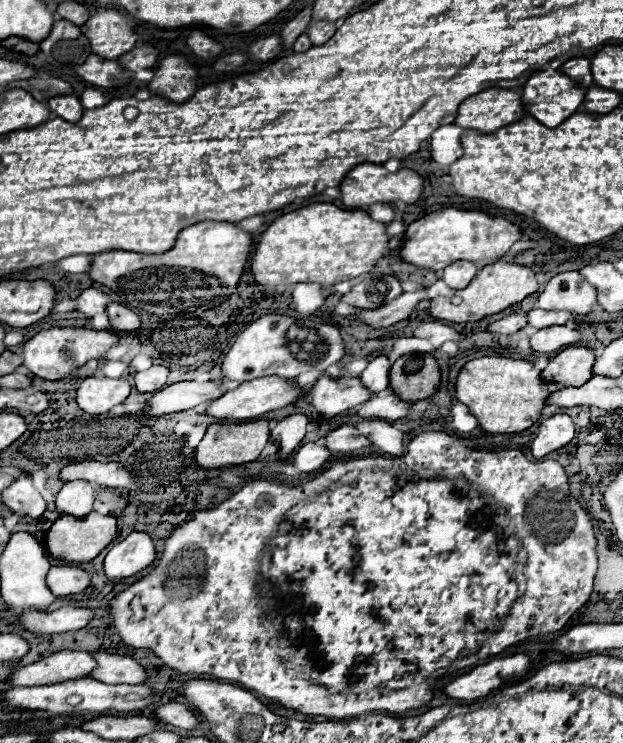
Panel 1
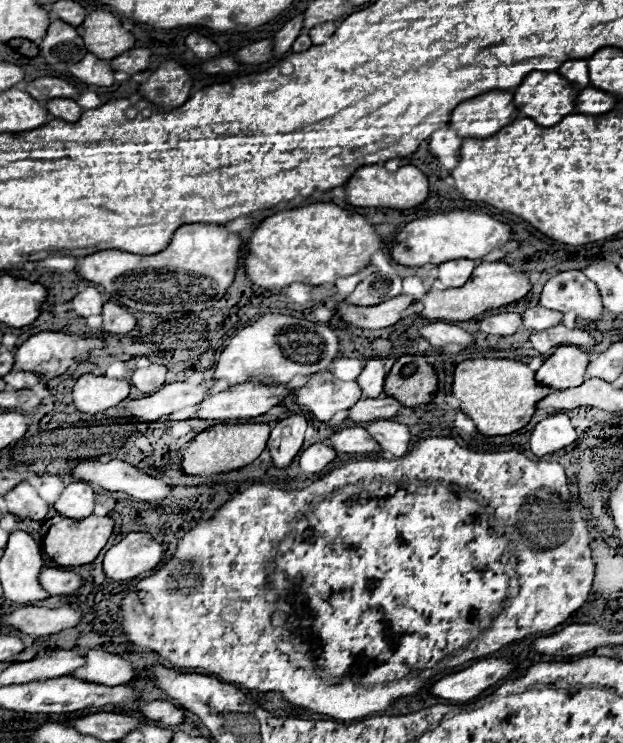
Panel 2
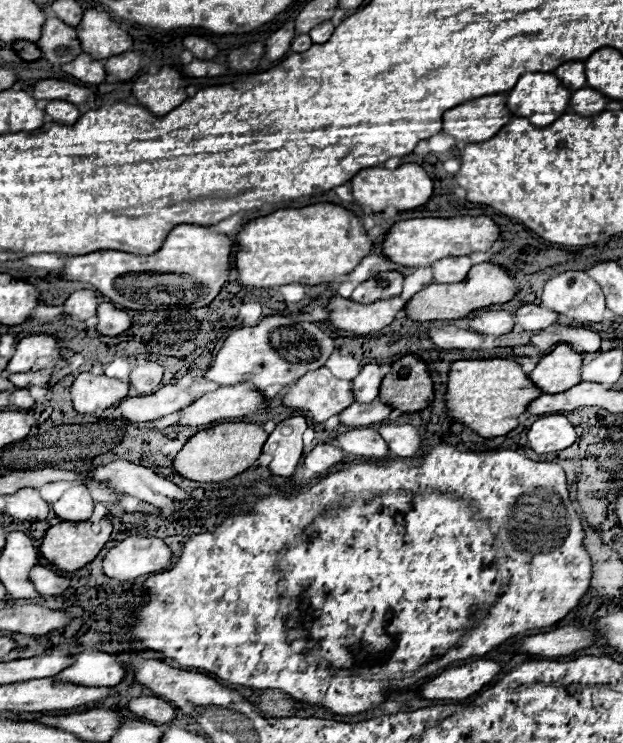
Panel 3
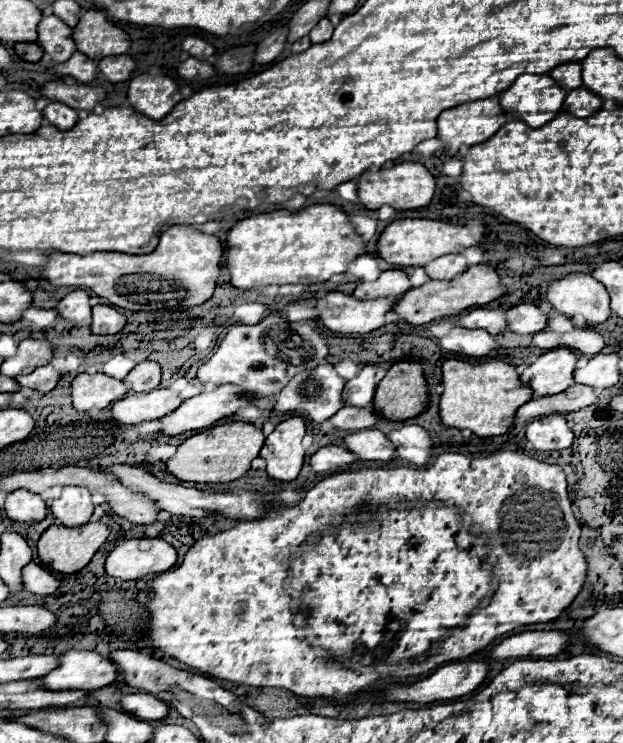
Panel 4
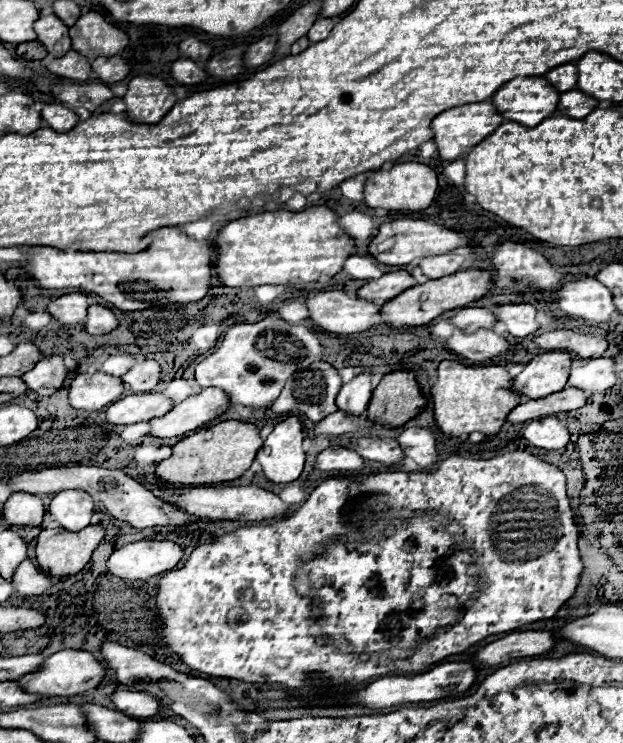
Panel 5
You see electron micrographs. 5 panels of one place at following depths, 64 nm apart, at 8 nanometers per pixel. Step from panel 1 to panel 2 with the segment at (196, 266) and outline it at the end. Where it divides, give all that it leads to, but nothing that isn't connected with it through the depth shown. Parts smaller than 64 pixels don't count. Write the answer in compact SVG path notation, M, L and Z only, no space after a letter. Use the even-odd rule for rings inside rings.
M184 224L158 254L140 256L122 250L102 250L80 258L74 272L88 282L100 284L118 304L140 312L202 312L226 294L234 280L242 246L244 242L238 234L218 224Z

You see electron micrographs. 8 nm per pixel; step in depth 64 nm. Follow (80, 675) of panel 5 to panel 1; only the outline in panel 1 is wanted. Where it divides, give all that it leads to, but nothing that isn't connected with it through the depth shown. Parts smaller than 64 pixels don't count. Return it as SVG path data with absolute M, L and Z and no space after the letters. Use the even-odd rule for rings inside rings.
M92 652L92 658L96 660L96 668L88 676L98 680L98 682L142 684L146 680L146 676L148 676L146 668L140 666L136 660L132 660L128 656Z

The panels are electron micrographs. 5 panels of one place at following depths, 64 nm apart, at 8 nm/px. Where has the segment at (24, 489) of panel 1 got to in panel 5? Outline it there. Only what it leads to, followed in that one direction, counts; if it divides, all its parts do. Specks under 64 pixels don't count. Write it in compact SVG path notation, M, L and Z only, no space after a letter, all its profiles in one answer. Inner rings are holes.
M28 492L12 494L4 504L4 518L12 526L40 526L44 512L42 498Z

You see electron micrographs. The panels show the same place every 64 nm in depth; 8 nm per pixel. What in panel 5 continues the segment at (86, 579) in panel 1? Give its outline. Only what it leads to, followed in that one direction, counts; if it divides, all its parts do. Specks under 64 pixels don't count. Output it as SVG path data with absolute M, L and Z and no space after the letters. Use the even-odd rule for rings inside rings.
M24 560L16 568L16 574L12 574L12 584L16 592L24 596L36 596L50 588L50 578L44 572L40 572L30 560Z

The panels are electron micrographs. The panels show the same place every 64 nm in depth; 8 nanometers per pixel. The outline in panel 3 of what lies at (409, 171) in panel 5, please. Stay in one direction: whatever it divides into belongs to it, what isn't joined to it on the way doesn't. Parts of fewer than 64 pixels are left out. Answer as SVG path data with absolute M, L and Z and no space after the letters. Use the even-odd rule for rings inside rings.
M402 164L396 170L386 168L364 168L352 180L354 200L362 206L370 206L374 212L382 212L386 206L394 206L398 210L412 210L426 204L432 196L432 178L418 164Z

